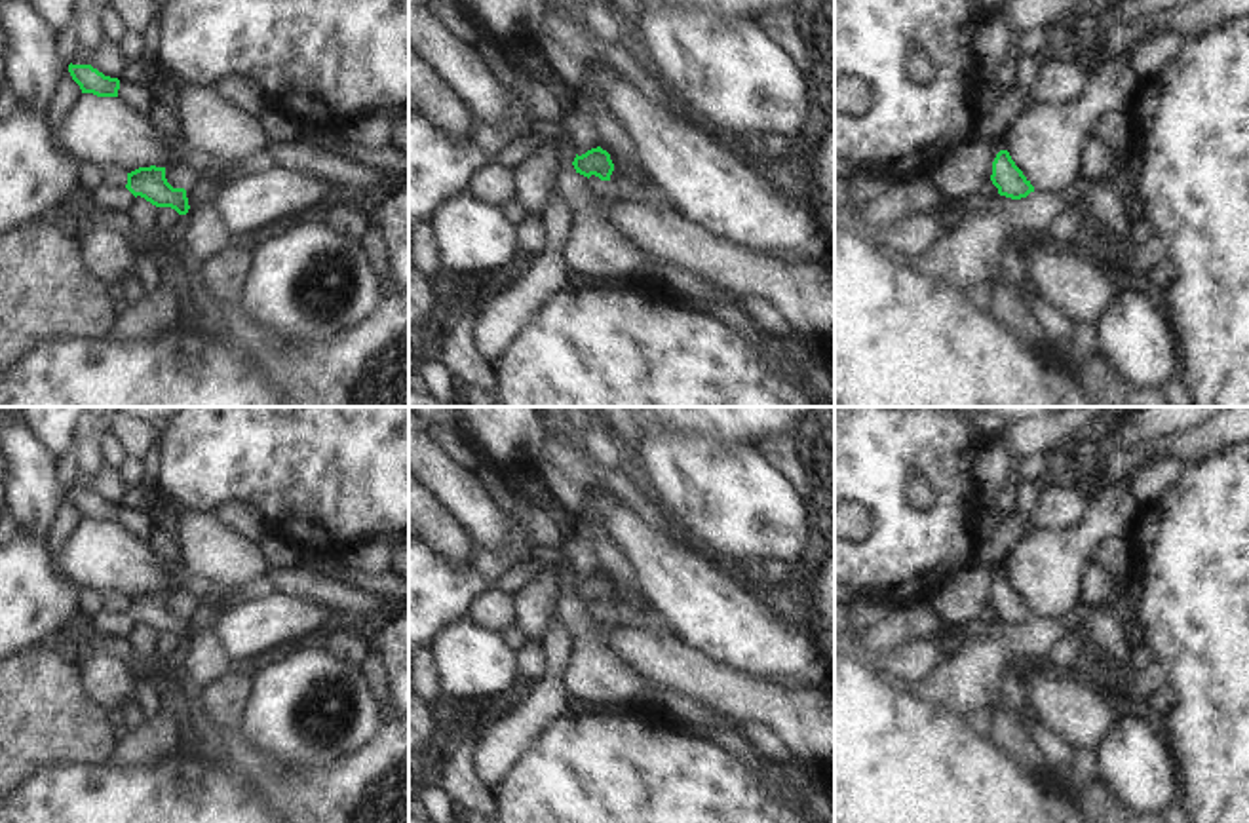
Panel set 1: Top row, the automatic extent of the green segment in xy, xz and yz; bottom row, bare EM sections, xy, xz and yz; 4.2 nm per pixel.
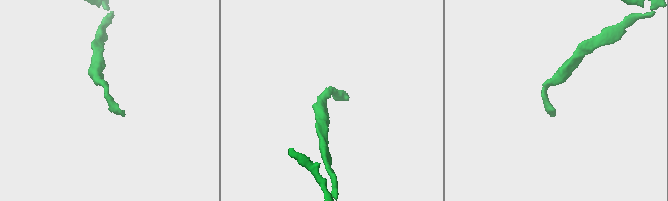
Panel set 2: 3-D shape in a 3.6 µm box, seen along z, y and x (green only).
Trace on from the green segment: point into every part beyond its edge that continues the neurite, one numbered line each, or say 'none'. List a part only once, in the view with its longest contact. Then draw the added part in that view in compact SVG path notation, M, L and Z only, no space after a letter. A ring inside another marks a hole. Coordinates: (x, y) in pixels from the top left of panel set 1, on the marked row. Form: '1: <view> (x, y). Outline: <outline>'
none

